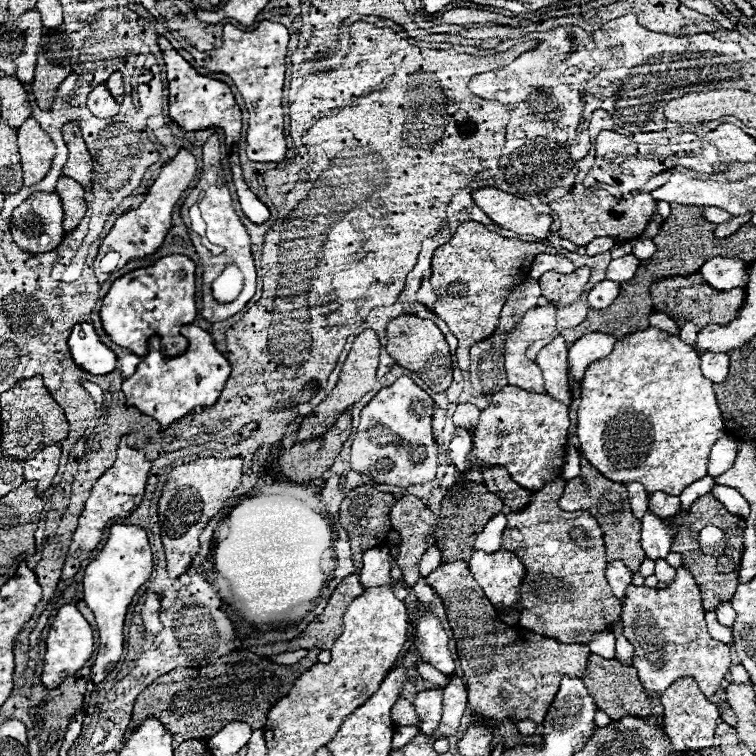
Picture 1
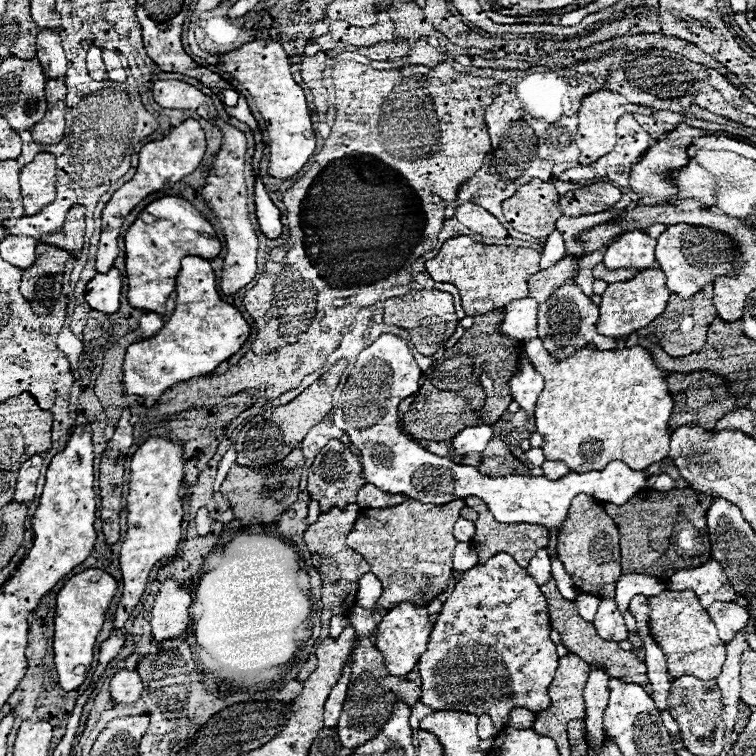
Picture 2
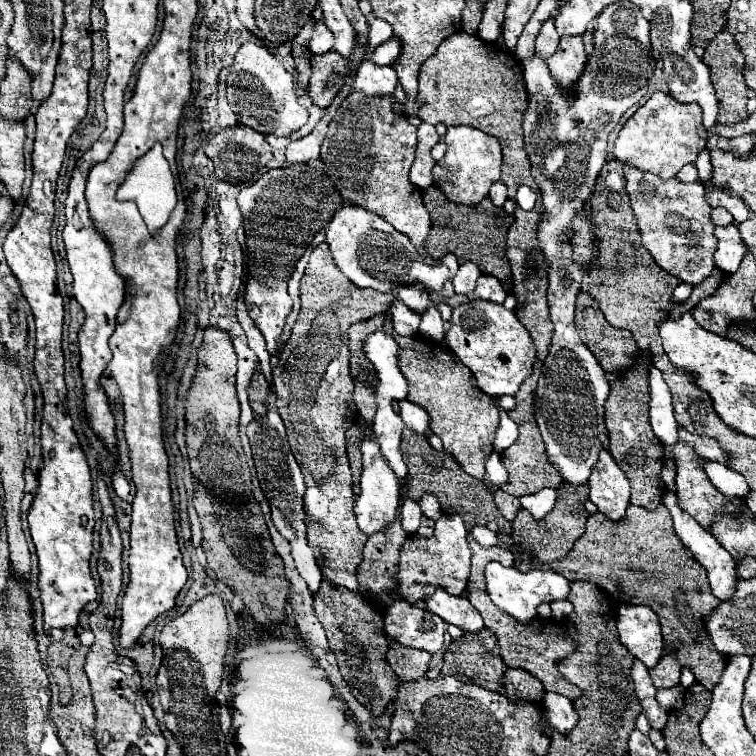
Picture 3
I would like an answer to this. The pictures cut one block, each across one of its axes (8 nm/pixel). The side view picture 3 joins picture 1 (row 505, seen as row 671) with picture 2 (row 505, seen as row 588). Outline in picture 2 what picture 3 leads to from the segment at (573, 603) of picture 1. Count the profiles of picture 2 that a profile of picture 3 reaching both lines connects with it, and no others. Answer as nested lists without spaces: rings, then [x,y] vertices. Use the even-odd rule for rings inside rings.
[[[474,496],[466,498],[466,506],[474,508],[478,512],[478,520],[474,522],[476,534],[474,534],[474,540],[470,544],[478,552],[480,564],[486,564],[486,560],[494,554],[498,554],[498,552],[506,552],[506,554],[514,556],[514,560],[518,560],[520,566],[528,568],[528,564],[536,556],[536,552],[548,546],[548,530],[538,526],[538,524],[500,524],[500,522],[494,520],[494,516],[486,508],[486,504],[482,500],[474,498]]]

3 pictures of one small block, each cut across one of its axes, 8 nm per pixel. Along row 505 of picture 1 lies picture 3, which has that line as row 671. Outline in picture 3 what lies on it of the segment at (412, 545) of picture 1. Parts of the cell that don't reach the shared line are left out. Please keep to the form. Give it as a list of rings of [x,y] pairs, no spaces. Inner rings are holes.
[[[390,642],[386,658],[390,660],[390,666],[398,674],[398,678],[410,682],[410,680],[418,680],[420,676],[424,676],[430,654],[410,648],[410,646],[400,646],[398,642]]]

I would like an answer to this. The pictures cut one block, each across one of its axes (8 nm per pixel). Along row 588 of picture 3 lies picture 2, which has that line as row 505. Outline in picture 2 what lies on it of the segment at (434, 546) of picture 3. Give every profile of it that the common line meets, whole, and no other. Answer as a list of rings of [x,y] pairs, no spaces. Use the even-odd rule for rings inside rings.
[[[404,500],[402,504],[390,508],[360,510],[346,543],[363,556],[370,564],[371,572],[380,578],[384,592],[378,598],[378,606],[392,608],[400,602],[428,606],[444,592],[454,568],[452,554],[456,540],[452,536],[452,528],[460,518],[462,508],[464,500],[454,500],[444,506]],[[384,554],[390,554],[390,558]]]

